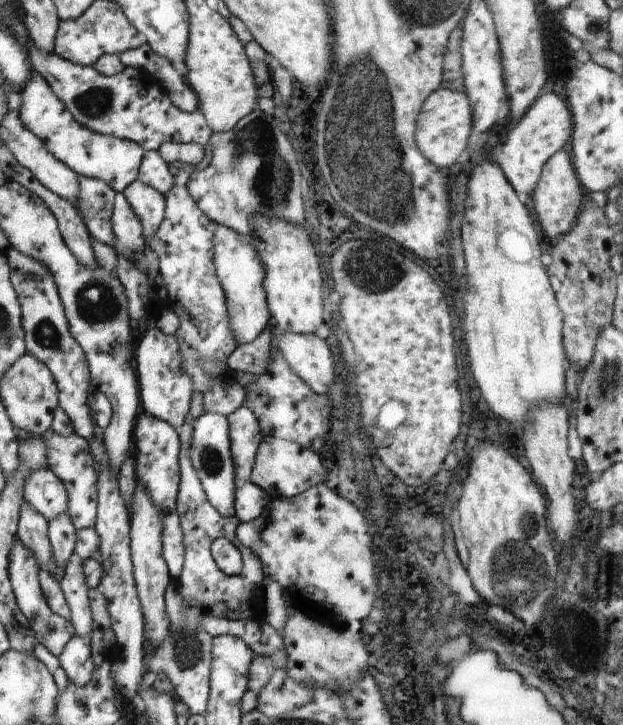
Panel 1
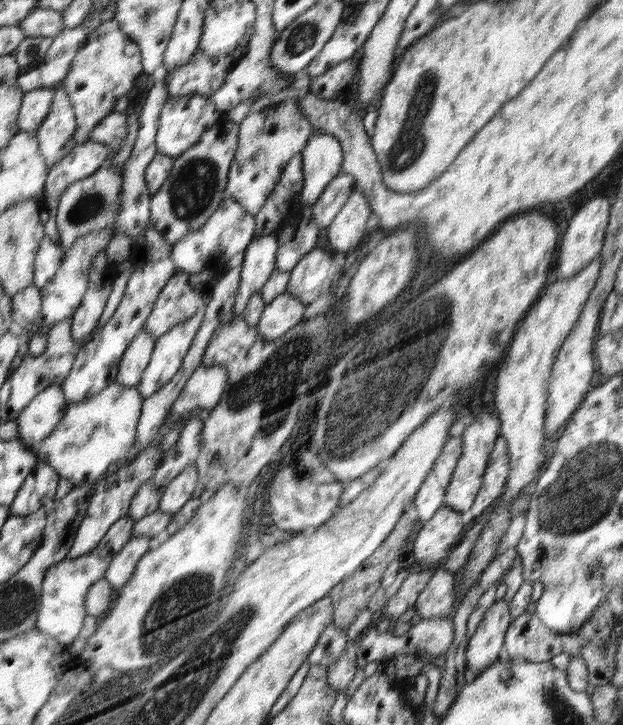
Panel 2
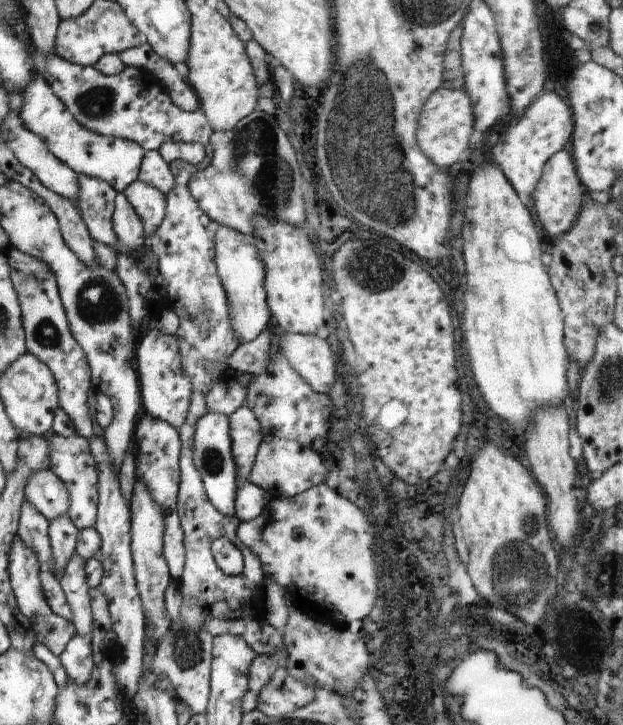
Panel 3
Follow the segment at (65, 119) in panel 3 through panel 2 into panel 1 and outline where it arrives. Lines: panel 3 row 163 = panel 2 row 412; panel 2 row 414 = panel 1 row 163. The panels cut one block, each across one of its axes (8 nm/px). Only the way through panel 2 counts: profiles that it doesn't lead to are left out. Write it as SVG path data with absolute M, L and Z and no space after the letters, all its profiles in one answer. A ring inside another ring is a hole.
M32 71L29 81L20 90L21 107L19 117L23 125L33 132L45 145L47 151L77 175L94 177L109 184L115 193L123 190L137 178L145 150L131 140L92 132L78 124L63 102L52 92L50 85Z

